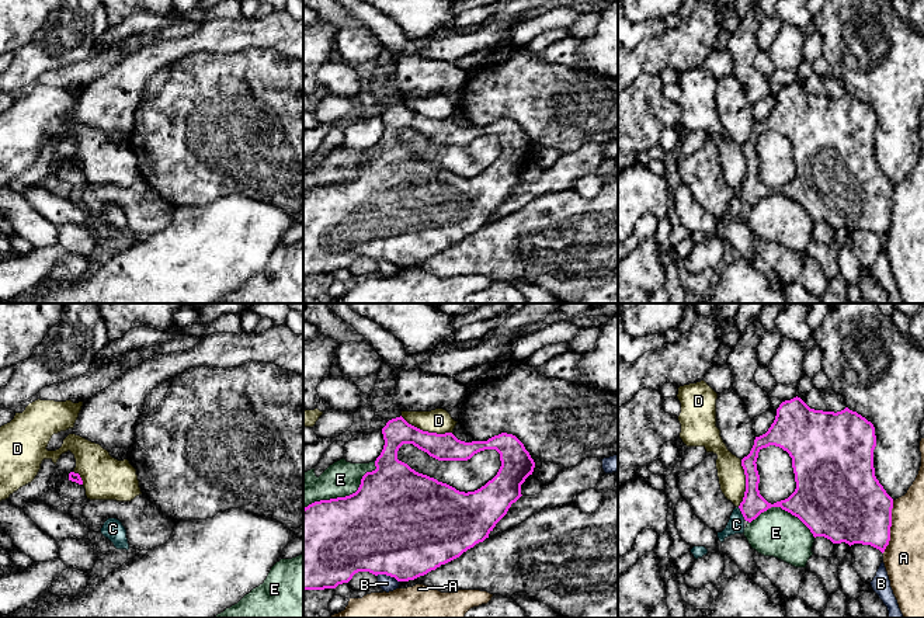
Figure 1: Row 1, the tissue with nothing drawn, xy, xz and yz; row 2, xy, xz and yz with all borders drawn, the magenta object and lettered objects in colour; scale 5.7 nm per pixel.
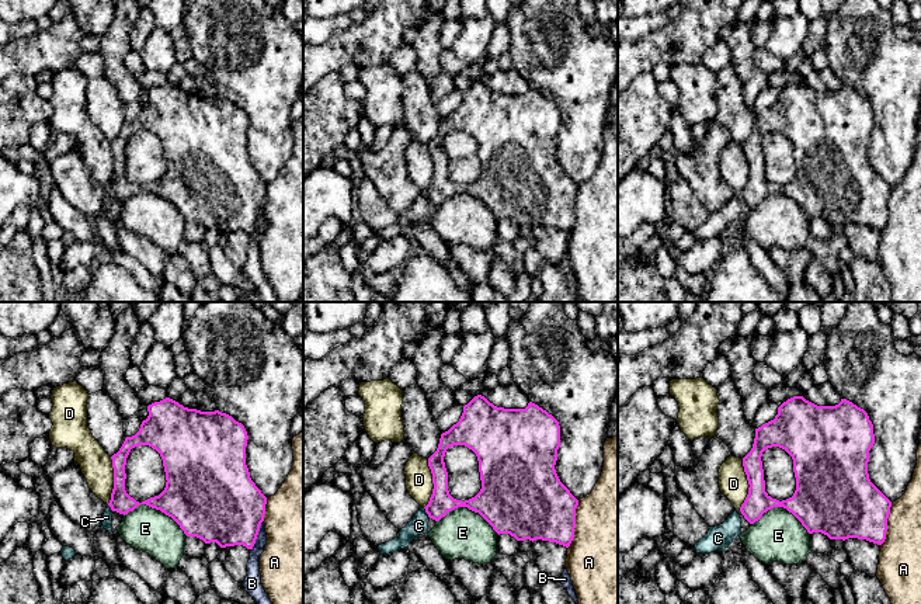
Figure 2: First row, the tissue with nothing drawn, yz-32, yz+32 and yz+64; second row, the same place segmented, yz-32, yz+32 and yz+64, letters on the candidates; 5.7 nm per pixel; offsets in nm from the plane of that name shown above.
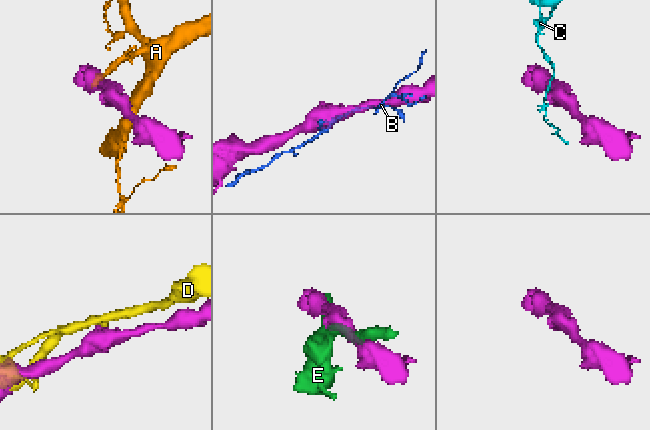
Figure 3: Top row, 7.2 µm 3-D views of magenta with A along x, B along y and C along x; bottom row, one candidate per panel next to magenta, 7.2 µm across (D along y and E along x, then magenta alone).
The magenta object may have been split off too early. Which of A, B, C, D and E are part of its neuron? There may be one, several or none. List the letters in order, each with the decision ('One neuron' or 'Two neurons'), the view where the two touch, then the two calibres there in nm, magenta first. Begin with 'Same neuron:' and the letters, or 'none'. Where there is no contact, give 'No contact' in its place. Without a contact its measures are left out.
Same neuron: none
A: Two neurons. Touches magenta in yz. Thickness 420 nm (magenta) against 240 nm
B: Two neurons. Touches magenta in xz. Thickness 500 nm (magenta) against 90 nm
C: Two neurons. Touches magenta in yz. Thickness 140 nm (magenta) against 100 nm
D: Two neurons. Touches magenta in xz. Thickness 160 nm (magenta) against 140 nm
E: Two neurons. Touches magenta in xz. Thickness 480 nm (magenta) against 200 nm

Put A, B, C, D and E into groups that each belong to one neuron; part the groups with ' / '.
A / B / C / D / E

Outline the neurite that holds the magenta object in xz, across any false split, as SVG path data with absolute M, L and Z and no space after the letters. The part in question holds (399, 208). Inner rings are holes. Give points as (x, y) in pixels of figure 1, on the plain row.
M400 101L389 105L382 114L382 119L385 131L375 146L376 154L362 162L355 178L315 187L303 194L303 275L336 274L338 270L348 268L358 257L369 257L375 261L386 260L397 267L409 267L435 256L489 223L489 219L507 199L511 190L522 181L521 170L532 160L535 153L535 147L524 129L515 121L507 118L494 121L487 126L465 128L452 118L423 117ZM403 129L413 129L438 146L468 146L480 136L496 135L500 139L501 152L484 171L465 178L418 159L399 146L397 136Z

